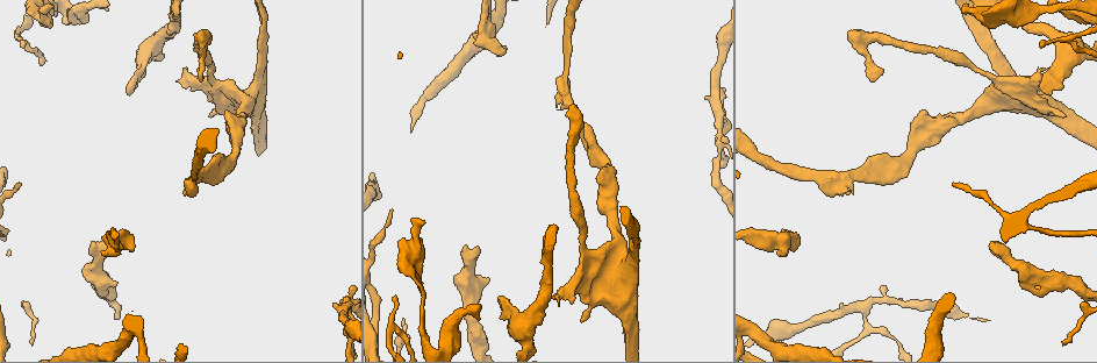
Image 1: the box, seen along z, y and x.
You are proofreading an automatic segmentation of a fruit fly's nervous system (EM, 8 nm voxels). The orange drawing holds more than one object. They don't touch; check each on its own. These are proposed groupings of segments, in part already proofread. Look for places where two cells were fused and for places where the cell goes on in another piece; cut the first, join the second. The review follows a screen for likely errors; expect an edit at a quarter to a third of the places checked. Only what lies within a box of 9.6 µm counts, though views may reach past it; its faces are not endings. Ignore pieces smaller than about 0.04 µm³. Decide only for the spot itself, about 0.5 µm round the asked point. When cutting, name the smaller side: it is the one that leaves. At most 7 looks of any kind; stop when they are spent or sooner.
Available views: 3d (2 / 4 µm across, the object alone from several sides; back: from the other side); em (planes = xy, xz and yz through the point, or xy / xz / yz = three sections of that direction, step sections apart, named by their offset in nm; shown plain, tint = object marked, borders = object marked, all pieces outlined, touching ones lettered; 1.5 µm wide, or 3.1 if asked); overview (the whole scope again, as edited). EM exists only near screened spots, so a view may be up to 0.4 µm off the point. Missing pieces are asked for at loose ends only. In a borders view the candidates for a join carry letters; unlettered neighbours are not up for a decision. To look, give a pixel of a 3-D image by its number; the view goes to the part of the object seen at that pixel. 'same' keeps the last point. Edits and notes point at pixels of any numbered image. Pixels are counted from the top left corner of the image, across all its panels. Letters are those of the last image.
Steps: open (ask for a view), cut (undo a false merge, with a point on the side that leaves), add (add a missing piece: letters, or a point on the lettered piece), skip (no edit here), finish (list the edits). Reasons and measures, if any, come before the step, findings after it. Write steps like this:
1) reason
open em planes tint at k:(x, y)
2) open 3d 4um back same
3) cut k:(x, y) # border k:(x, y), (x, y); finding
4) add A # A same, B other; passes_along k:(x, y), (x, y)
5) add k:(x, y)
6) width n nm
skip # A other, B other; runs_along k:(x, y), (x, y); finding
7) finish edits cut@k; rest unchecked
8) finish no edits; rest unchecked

an open end
open 3d 2um at 1:(182, 192)

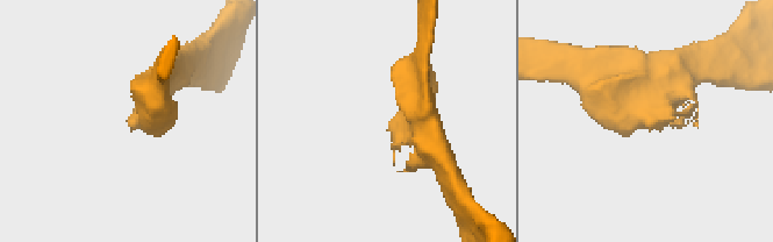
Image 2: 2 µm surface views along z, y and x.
need the tissue
open em yz step 4 tint at 2:(654, 122)

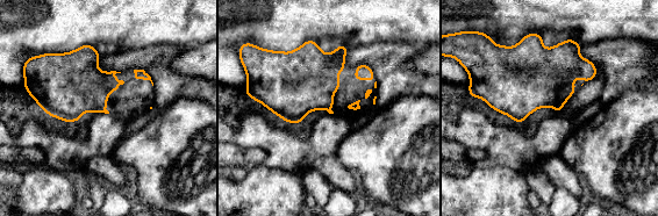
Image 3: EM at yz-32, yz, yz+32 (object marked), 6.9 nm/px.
cut it another way
open em xz step 4 borders same

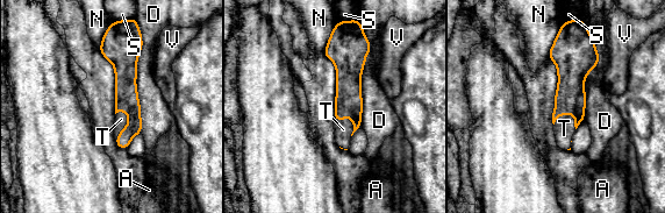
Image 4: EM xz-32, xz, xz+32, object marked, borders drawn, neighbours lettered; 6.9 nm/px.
longest_contact D 700 nm
add 4:(121, 119) # A other, D other, N other, S other, T same, V other; passes_along 4:(126, 91), (126, 126), (121, 119); the cell continues

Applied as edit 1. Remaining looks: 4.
open overview

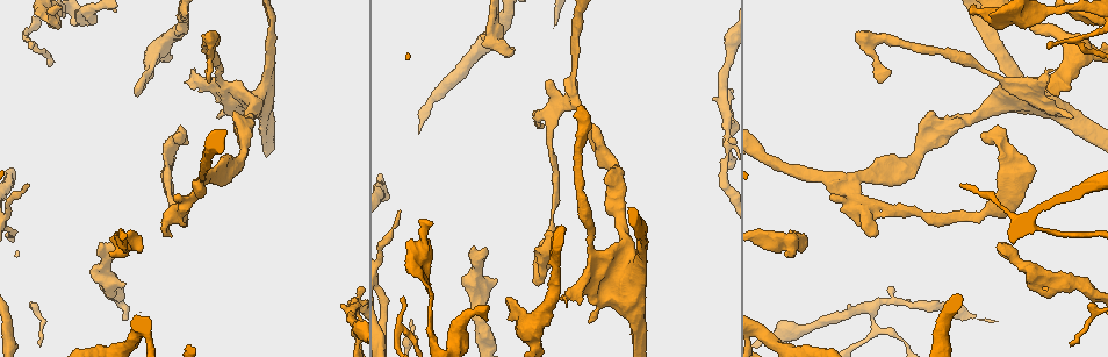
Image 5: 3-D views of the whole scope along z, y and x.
open em xy step 8 borders at 5:(142, 247)

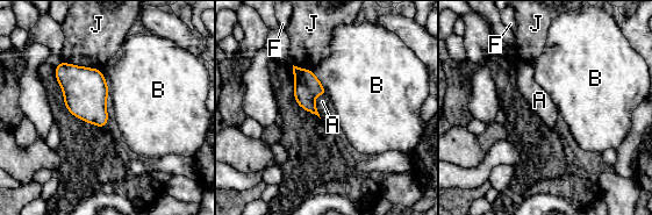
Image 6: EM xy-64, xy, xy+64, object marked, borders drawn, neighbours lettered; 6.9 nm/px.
cut it another way
open em planes borders same

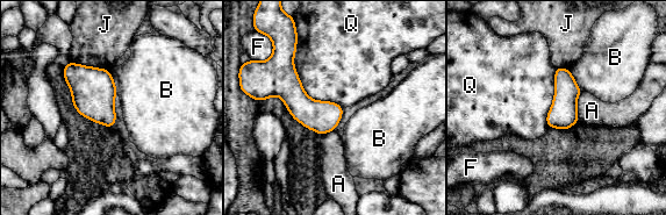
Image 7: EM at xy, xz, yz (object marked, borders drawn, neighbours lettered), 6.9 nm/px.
width 200 nm
skip # A other, B other, F other, J other, Q other; no lettered piece goes on from it

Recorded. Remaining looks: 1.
branch stops here
open em planes borders at 5:(972, 10)

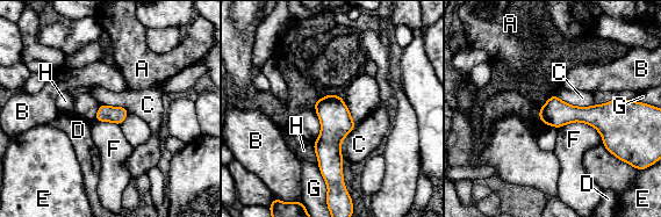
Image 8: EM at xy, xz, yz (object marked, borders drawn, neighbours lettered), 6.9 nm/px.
width 120 nm
skip # A other, B other, C other, D other, E other, F other, G other, H other; none of them fits

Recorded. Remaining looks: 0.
finish edits add@4; rest unchecked

